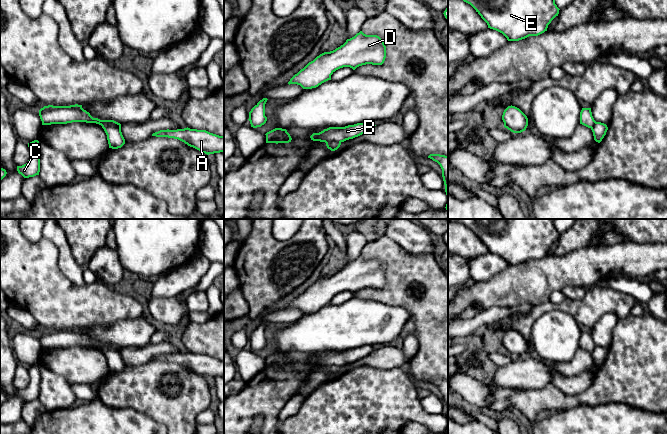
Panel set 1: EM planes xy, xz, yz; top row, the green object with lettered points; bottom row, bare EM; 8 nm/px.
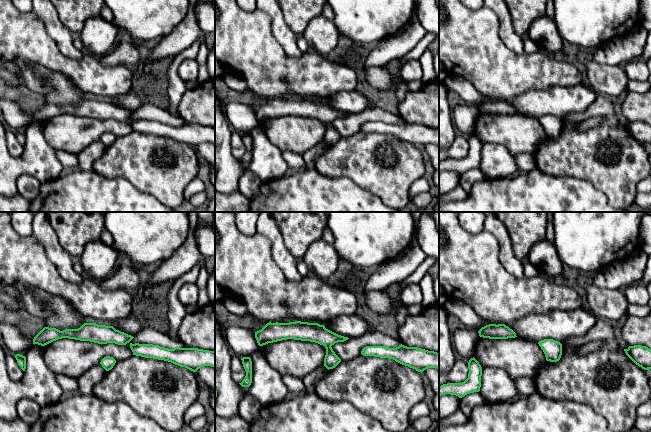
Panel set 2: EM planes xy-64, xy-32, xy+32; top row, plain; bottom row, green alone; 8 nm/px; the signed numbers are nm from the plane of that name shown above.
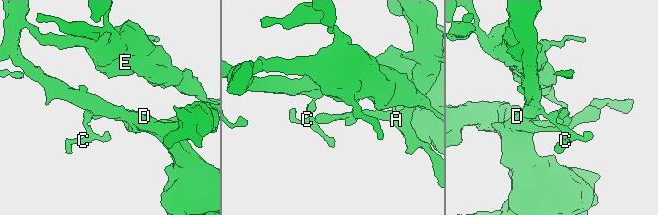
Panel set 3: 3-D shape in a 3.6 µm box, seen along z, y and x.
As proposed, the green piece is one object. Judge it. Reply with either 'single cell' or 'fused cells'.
fused cells

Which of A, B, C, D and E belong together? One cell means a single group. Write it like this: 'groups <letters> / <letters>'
groups A B / C D E

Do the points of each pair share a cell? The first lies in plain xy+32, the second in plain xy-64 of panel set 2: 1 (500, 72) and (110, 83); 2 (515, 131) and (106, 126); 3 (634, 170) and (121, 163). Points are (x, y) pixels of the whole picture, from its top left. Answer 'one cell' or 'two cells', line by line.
1: one cell
2: one cell
3: one cell

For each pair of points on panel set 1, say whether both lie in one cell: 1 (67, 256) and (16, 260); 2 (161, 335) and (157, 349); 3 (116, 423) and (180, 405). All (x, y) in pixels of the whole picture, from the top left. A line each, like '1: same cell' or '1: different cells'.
1: different cells
2: different cells
3: different cells

